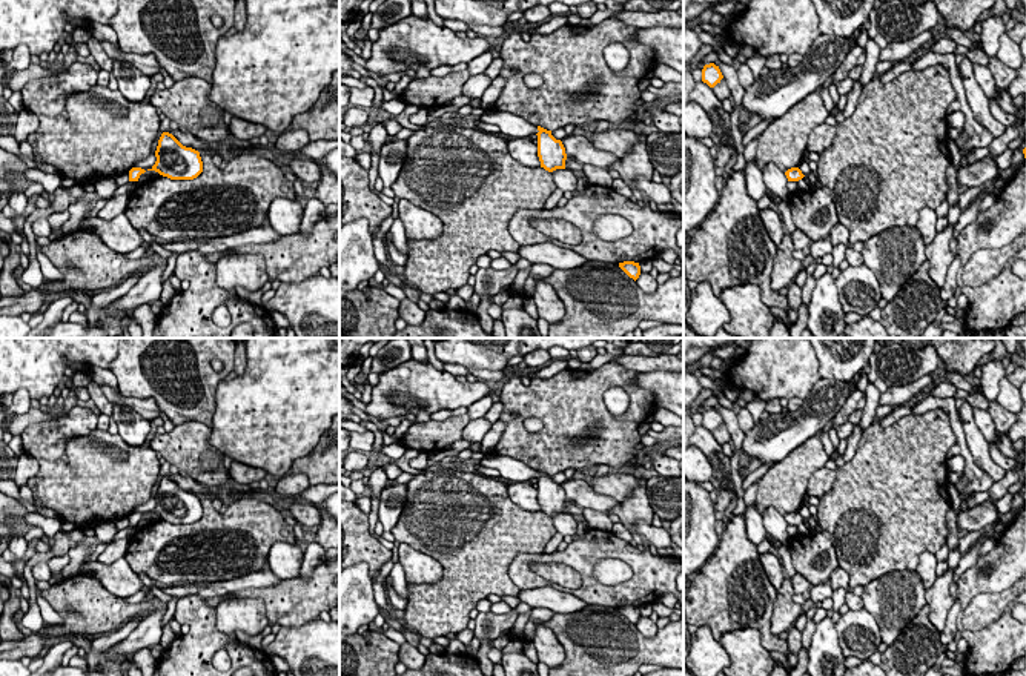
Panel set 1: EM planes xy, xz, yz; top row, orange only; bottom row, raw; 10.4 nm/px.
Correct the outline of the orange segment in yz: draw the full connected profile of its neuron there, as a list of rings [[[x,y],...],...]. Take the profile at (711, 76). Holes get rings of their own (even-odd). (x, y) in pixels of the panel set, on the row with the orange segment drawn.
[[[714,63],[705,65],[702,69],[702,81],[707,83],[710,88],[714,88],[723,78],[719,66]]]

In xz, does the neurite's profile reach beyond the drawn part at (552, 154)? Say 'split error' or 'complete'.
complete

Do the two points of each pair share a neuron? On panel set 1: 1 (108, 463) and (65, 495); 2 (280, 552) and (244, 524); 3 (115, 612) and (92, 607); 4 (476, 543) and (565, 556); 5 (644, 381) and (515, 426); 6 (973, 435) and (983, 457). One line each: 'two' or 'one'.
1: one
2: two
3: one
4: two
5: two
6: one

